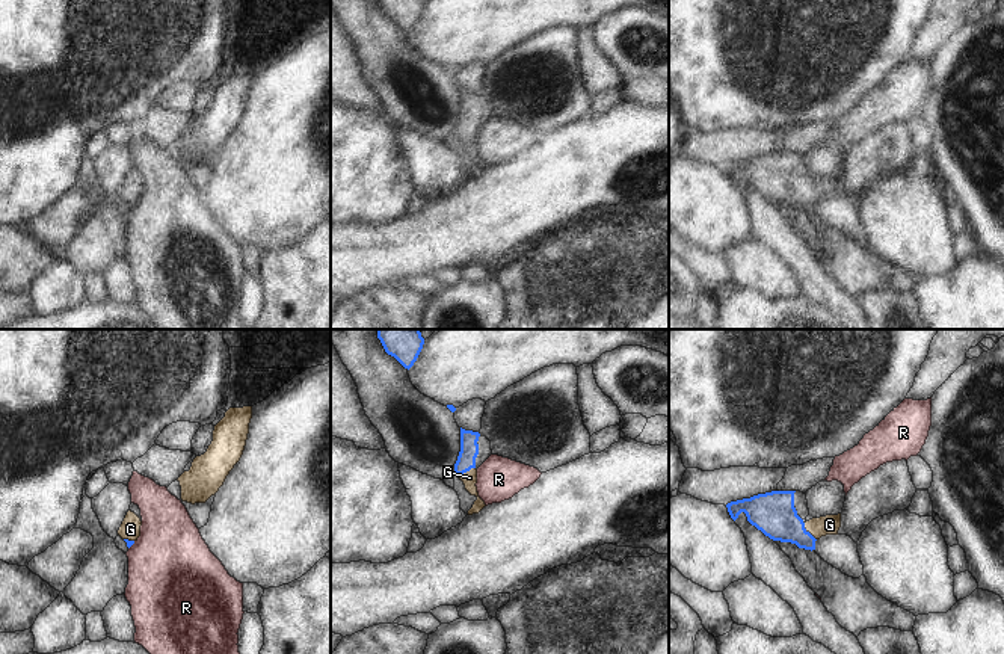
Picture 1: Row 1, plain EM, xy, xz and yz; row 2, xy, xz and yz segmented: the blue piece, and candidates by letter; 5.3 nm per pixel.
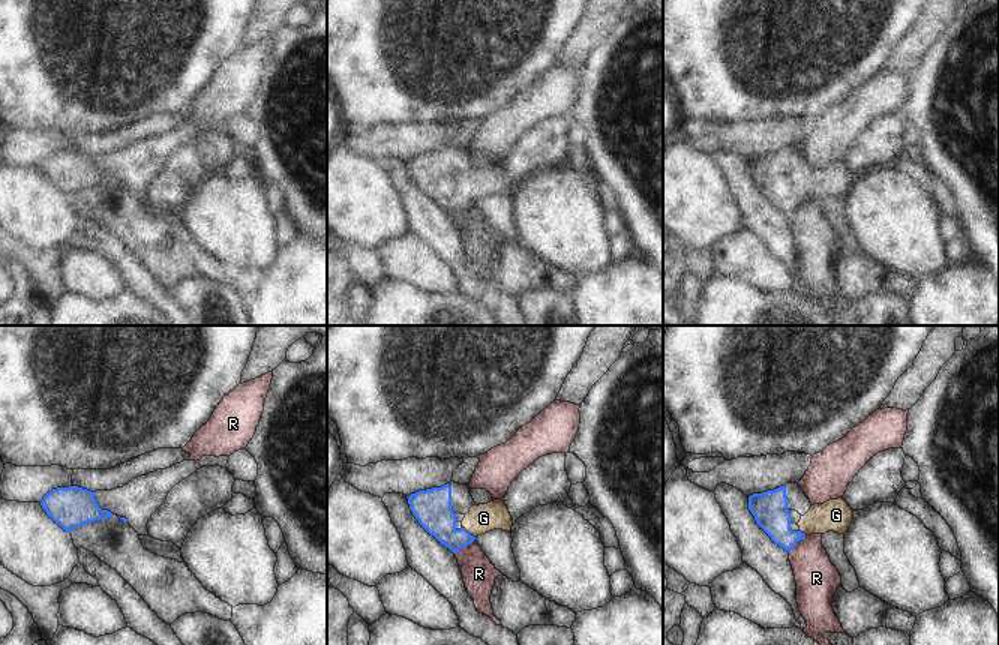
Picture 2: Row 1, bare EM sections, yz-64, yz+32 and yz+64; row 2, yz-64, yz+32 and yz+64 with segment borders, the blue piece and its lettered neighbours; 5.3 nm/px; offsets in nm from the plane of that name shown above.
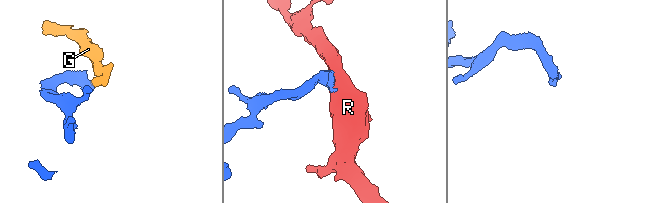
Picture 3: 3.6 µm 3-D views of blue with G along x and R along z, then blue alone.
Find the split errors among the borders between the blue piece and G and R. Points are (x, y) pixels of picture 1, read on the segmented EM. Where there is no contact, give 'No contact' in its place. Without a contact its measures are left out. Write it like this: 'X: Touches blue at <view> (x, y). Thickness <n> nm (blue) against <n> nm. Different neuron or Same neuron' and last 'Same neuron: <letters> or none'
G: Touches blue at yz (808, 532). Thickness 220 nm (blue) against 110 nm. Same neuron
R: Touches blue at xy (132, 544). Thickness 30 nm (blue) against 460 nm. Different neuron
Same neuron: G

